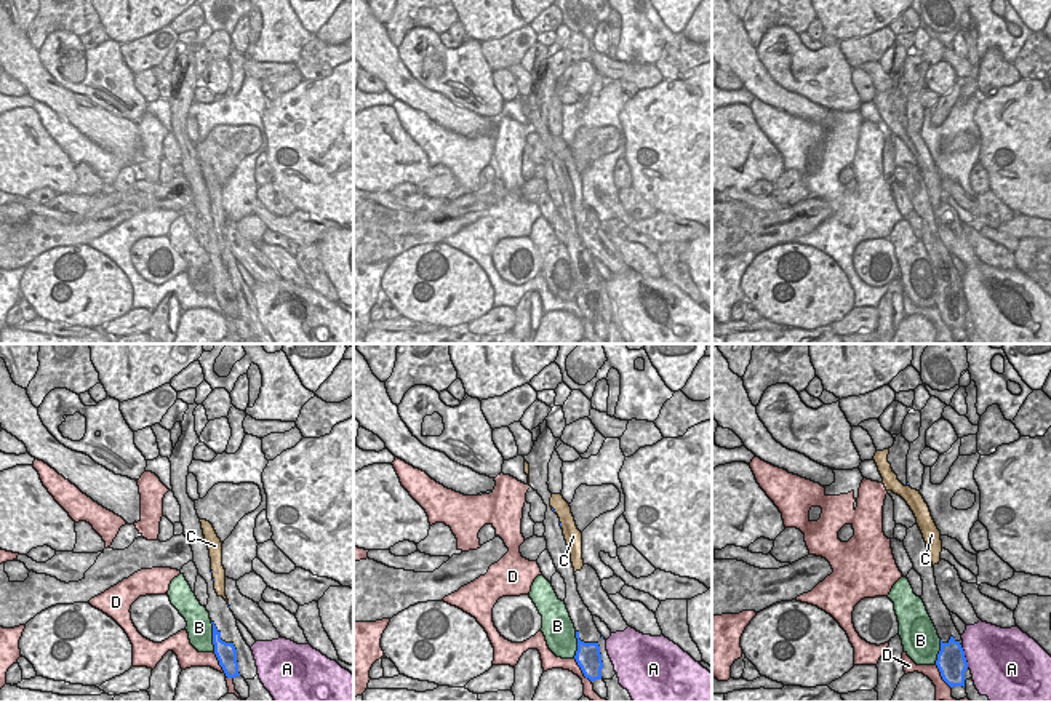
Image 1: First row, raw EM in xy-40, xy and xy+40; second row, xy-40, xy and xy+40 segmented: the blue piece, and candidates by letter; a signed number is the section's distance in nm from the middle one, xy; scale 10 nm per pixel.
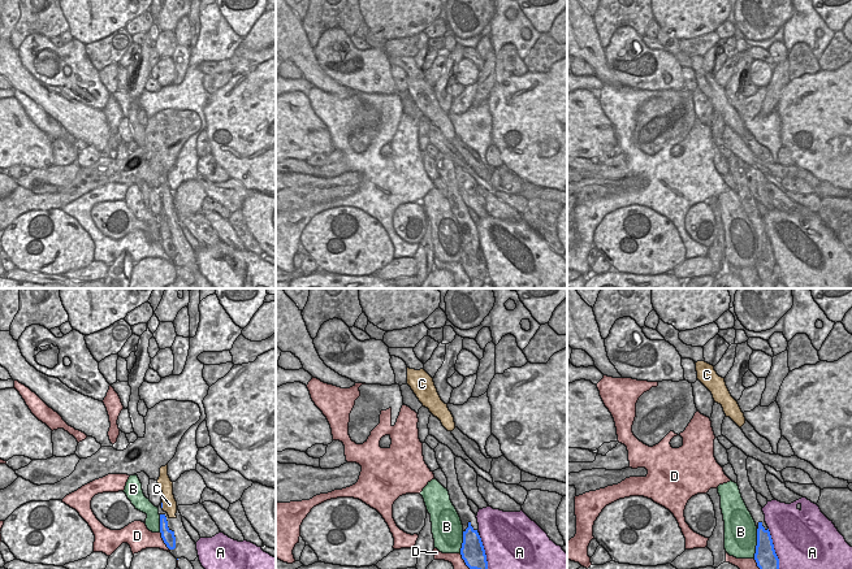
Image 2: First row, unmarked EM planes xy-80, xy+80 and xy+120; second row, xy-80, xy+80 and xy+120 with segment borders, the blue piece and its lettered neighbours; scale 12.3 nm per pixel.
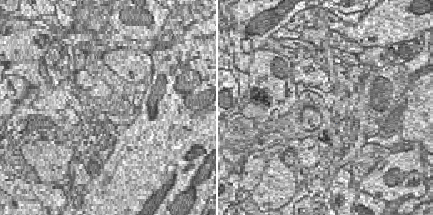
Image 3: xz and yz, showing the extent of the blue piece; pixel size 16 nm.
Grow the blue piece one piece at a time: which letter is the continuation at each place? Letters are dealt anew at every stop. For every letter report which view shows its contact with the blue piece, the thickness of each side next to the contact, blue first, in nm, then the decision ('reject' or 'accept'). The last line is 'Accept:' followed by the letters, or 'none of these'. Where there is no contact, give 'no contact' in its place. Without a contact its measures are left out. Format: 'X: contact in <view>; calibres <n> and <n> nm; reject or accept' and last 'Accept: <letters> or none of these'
A: contact in xy+40; calibres 300 and 500 nm; reject
B: contact in xy-40; calibres 220 and 260 nm; reject
C: no contact; reject
D: contact in xy; calibres 260 and 130 nm; reject
Accept: none of these

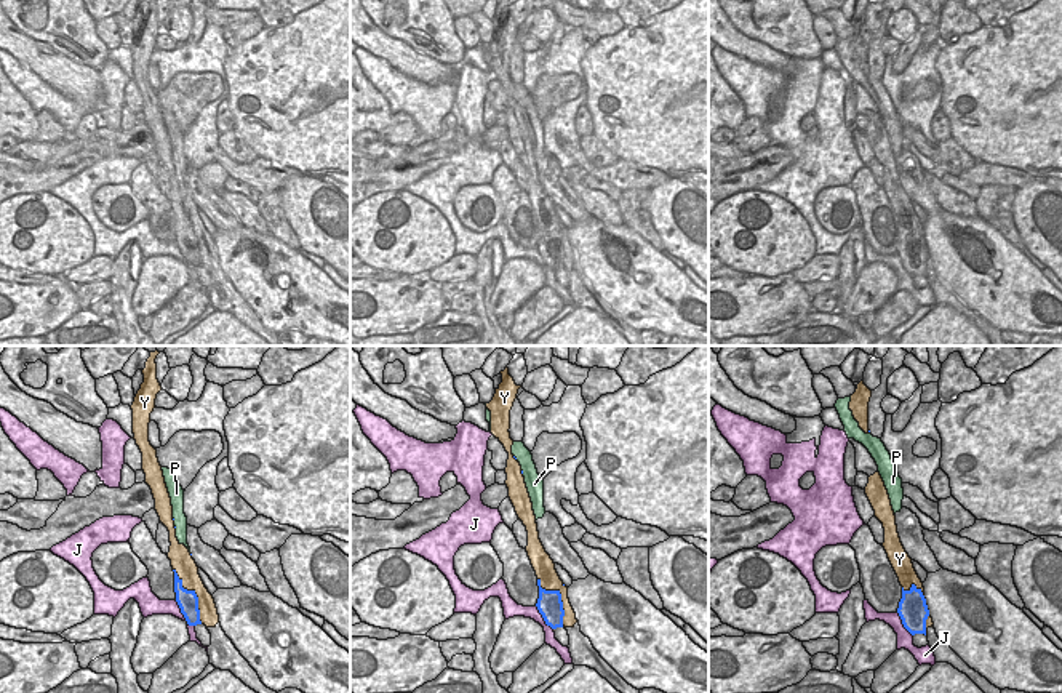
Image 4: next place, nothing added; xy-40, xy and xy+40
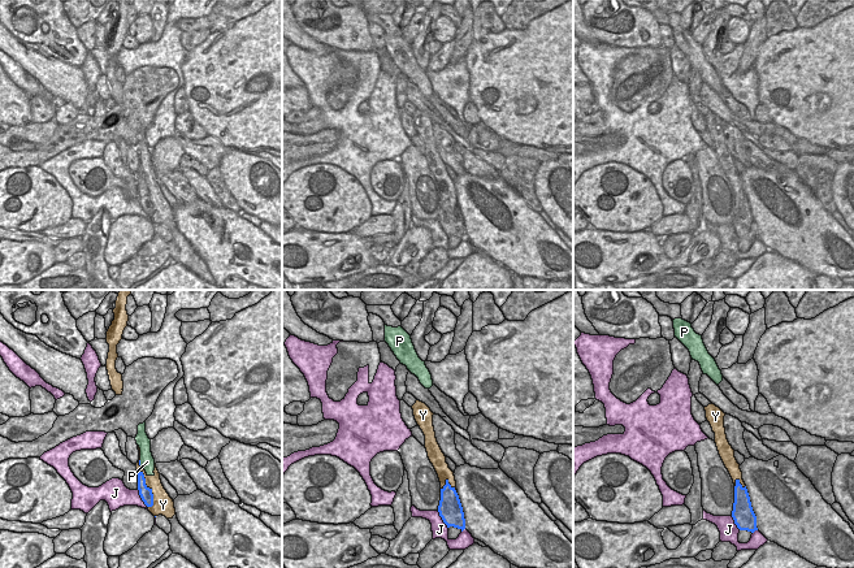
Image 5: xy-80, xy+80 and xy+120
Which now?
J: contact in xy; calibres 260 and 130 nm; reject
P: no contact; reject
Y: contact in xy-40; calibres 220 and 200 nm; accept
Accept: Y

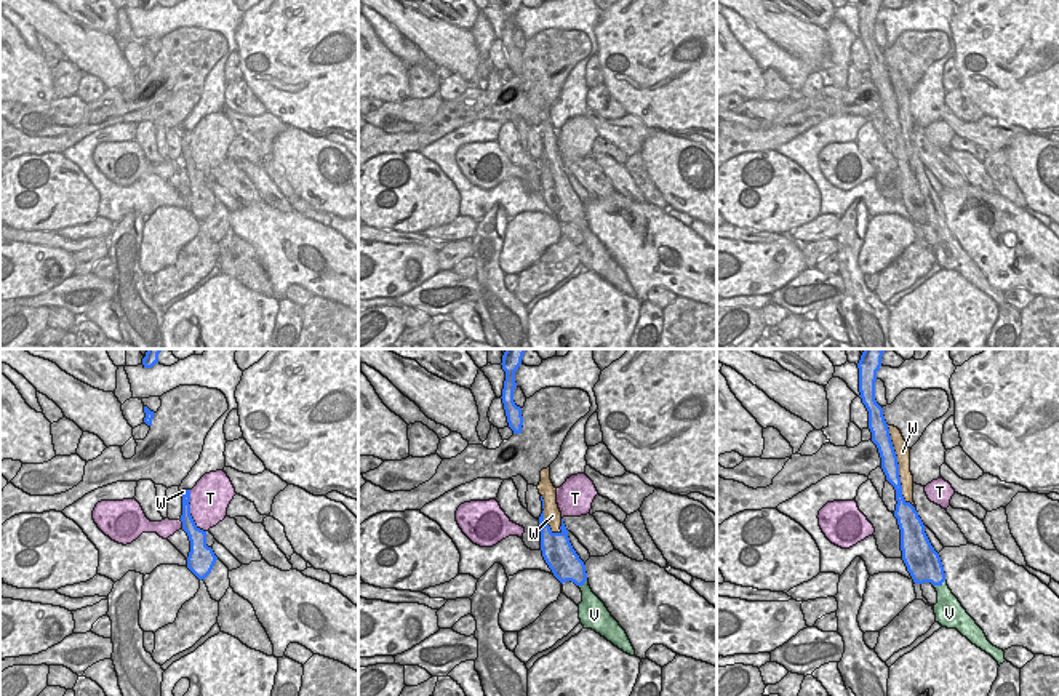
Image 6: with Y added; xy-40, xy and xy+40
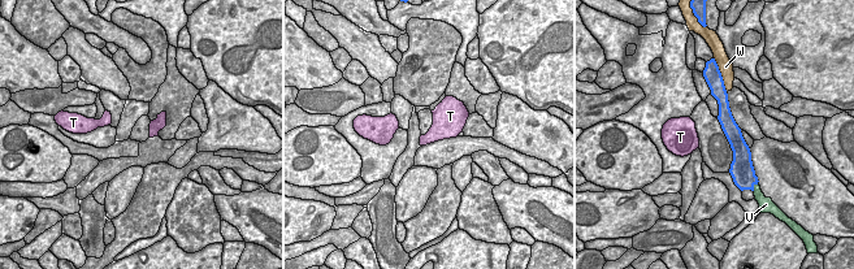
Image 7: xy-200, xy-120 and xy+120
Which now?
T: contact in xy-40; calibres 160 and 380 nm; reject
V: contact in xy+40; calibres 340 and 240 nm; reject
W: contact in xy+40; calibres 170 and 160 nm; reject
Accept: none of these

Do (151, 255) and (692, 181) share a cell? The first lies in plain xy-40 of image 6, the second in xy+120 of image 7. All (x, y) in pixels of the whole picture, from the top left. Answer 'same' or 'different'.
different

